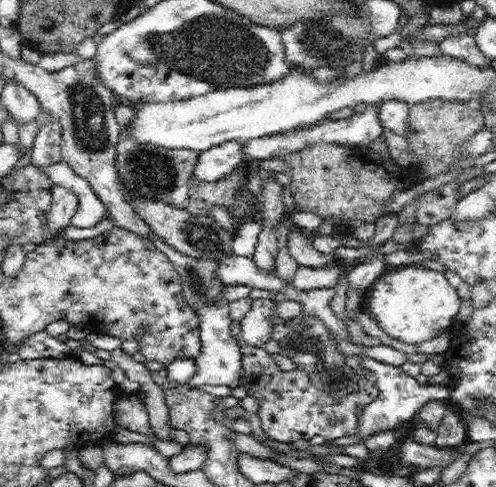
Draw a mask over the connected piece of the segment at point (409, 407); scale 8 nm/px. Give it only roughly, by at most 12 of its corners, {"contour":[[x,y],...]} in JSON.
{"contour":[[364,357],[379,395],[359,410],[356,440],[414,418],[446,385],[420,384],[400,366]]}

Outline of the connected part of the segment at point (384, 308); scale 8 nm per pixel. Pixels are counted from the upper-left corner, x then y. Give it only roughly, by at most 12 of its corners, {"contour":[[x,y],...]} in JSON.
{"contour":[[390,267],[370,310],[386,333],[421,343],[453,327],[461,299],[444,271]]}

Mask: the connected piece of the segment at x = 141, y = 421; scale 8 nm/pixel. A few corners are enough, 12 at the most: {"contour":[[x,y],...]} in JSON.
{"contour":[[117,392],[116,425],[144,432],[149,416],[133,393]]}

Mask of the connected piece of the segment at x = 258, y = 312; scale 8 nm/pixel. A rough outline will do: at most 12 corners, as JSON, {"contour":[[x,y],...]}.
{"contour":[[256,298],[239,321],[245,346],[263,349],[281,323],[279,299]]}

